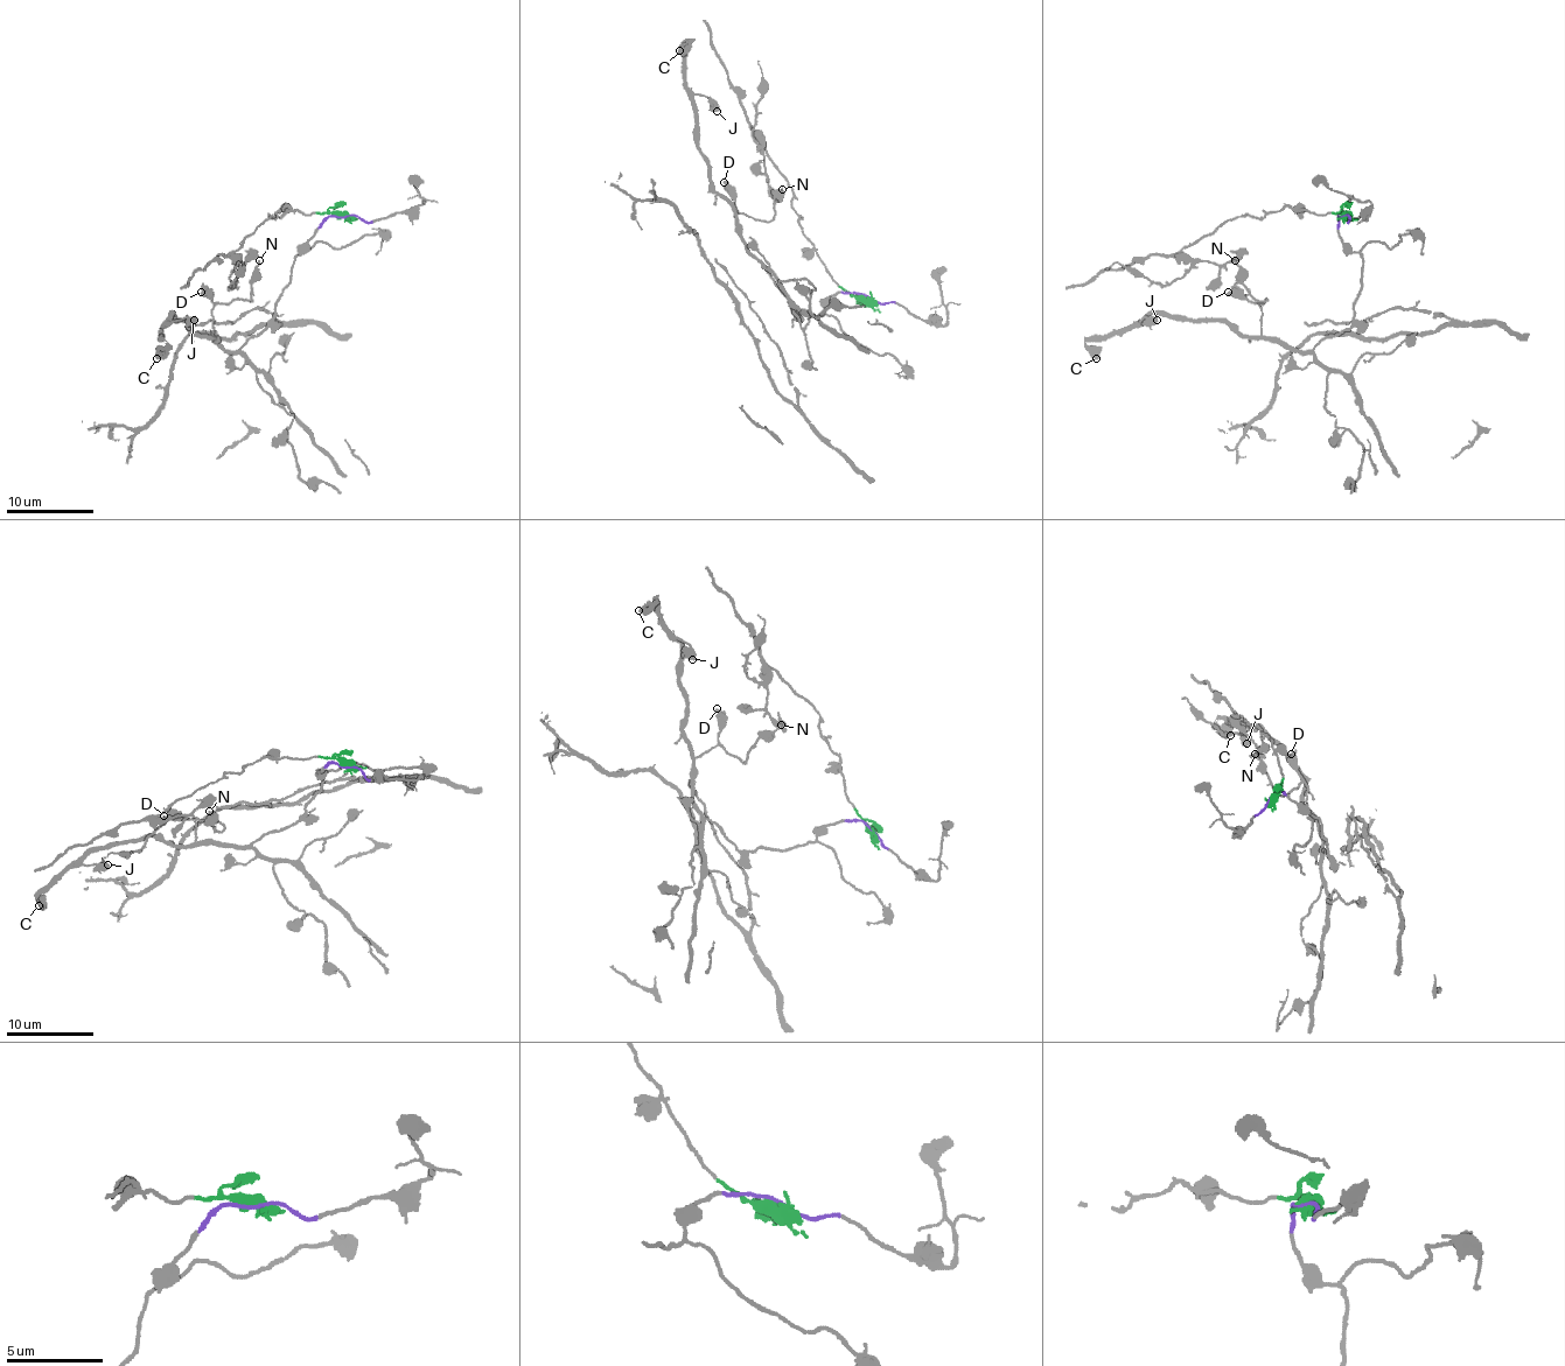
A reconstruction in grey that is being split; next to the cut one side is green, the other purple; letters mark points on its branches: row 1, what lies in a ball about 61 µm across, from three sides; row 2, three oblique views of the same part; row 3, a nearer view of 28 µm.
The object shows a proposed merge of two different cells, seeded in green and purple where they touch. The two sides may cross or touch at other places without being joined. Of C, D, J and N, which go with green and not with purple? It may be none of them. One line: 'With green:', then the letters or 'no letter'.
With green: no letter

